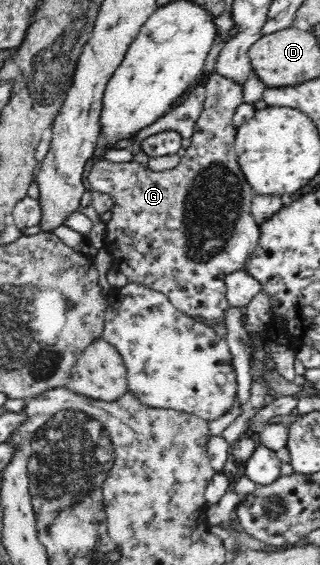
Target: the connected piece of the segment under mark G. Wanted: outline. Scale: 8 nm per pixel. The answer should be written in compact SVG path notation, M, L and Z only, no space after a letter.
M218 73L207 79L203 110L196 120L192 145L186 149L186 155L177 167L154 171L133 161L113 163L103 159L92 165L86 177L90 184L89 191L106 193L114 200L103 245L112 256L114 268L124 274L130 283L144 284L144 287L167 295L182 313L204 317L206 321L223 321L224 316L229 314L224 277L228 273L244 270L258 247L261 234L251 212L255 194L245 180L234 153L237 129L234 128L233 118L244 99L243 85Z

